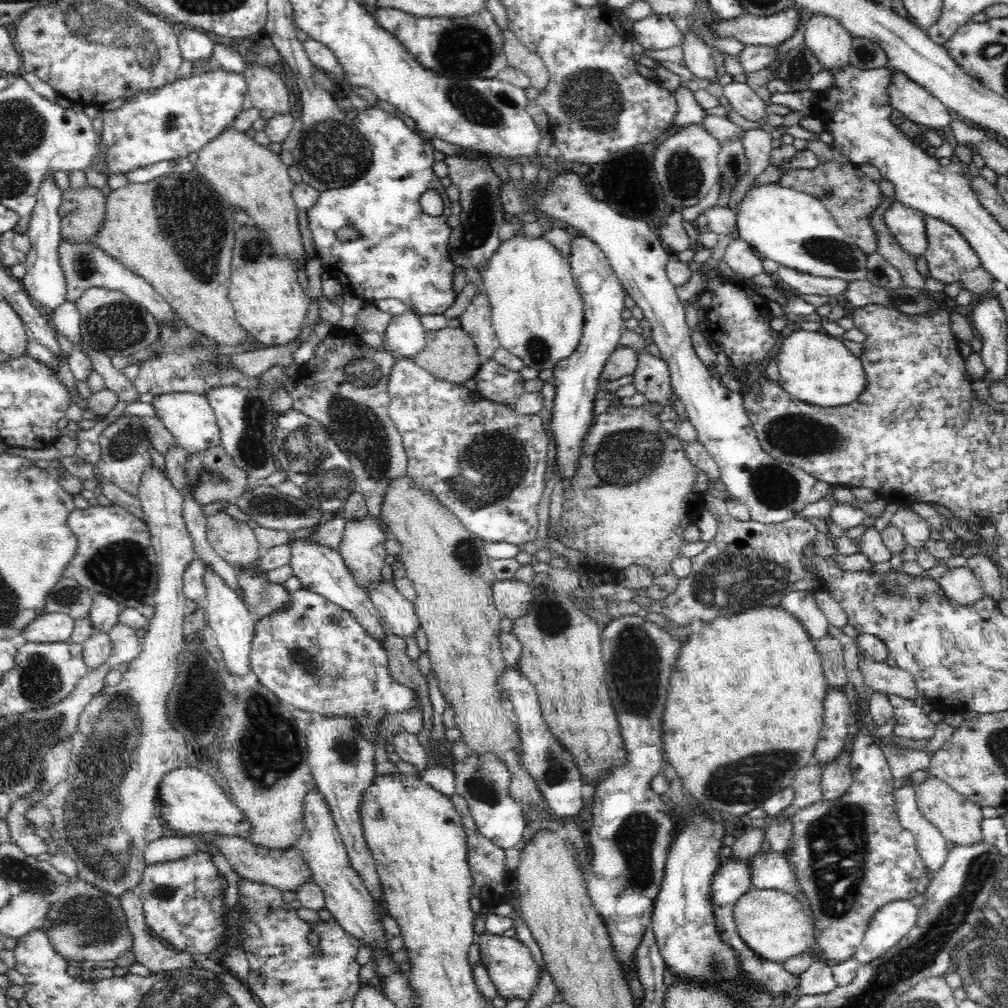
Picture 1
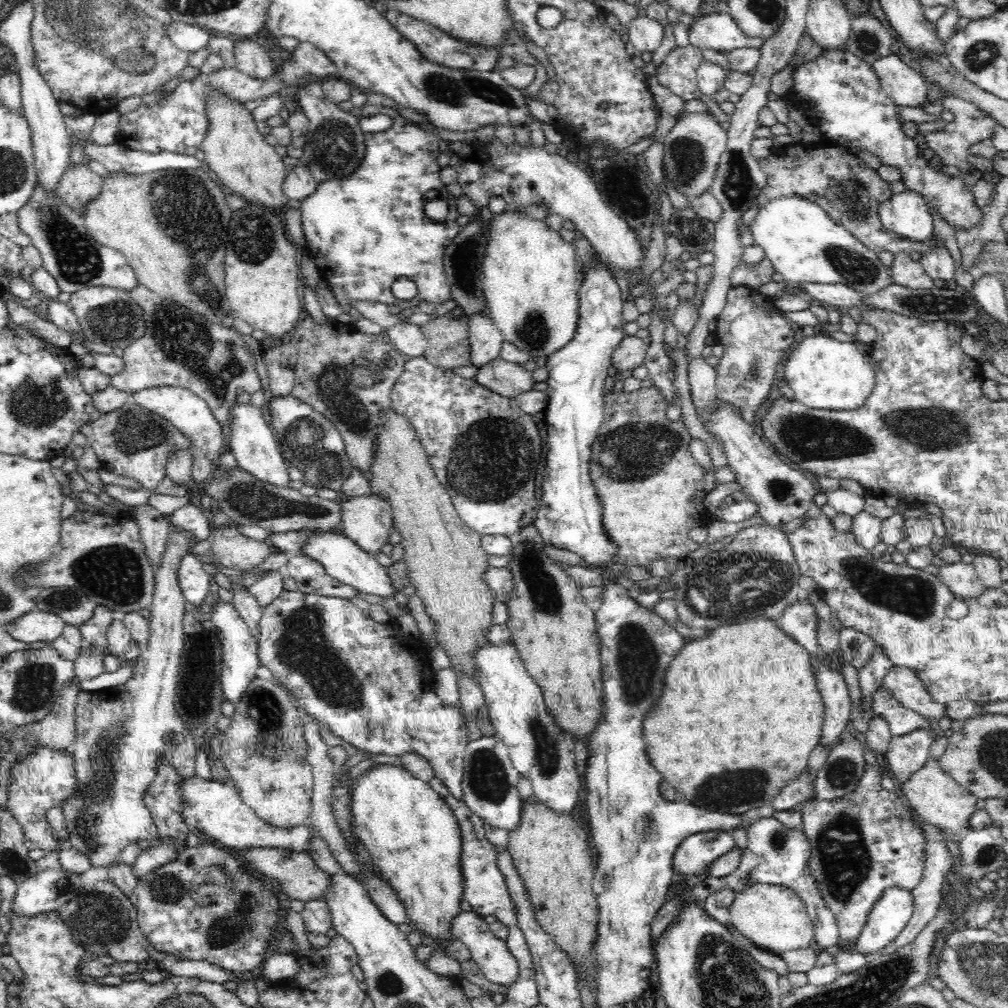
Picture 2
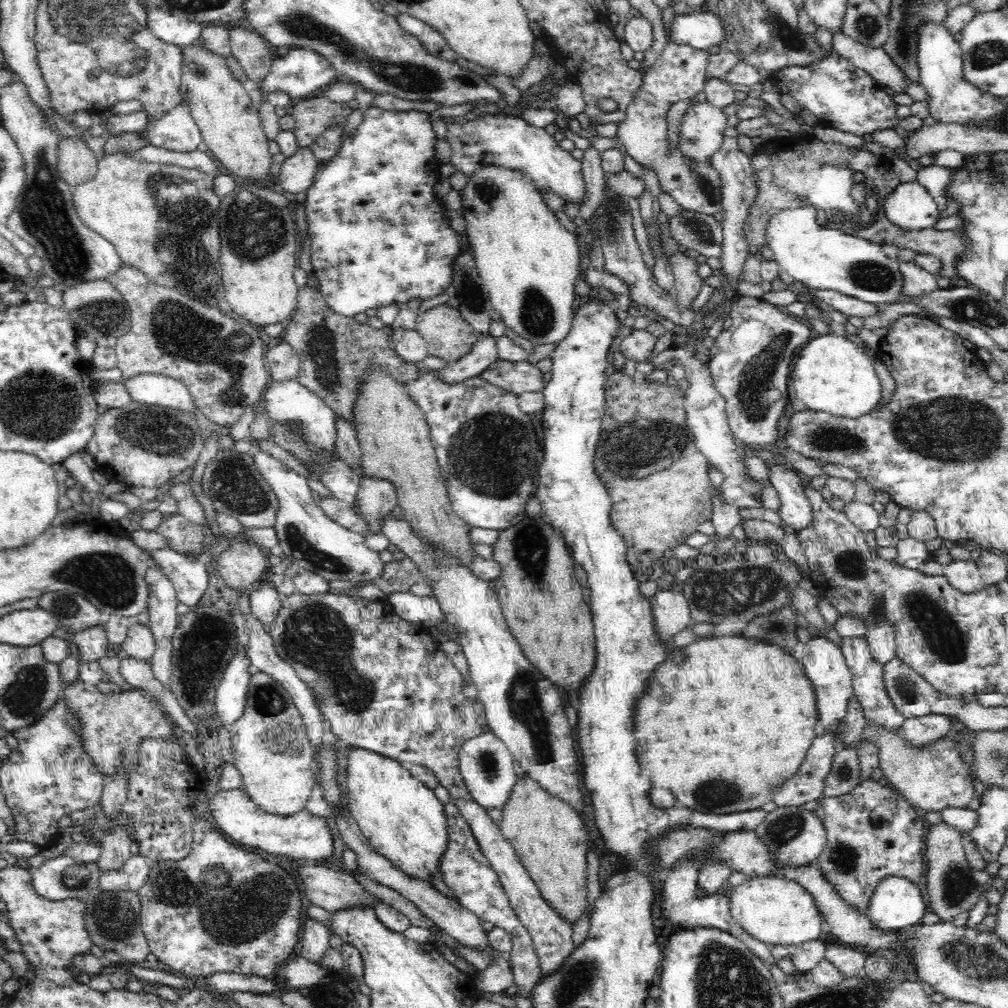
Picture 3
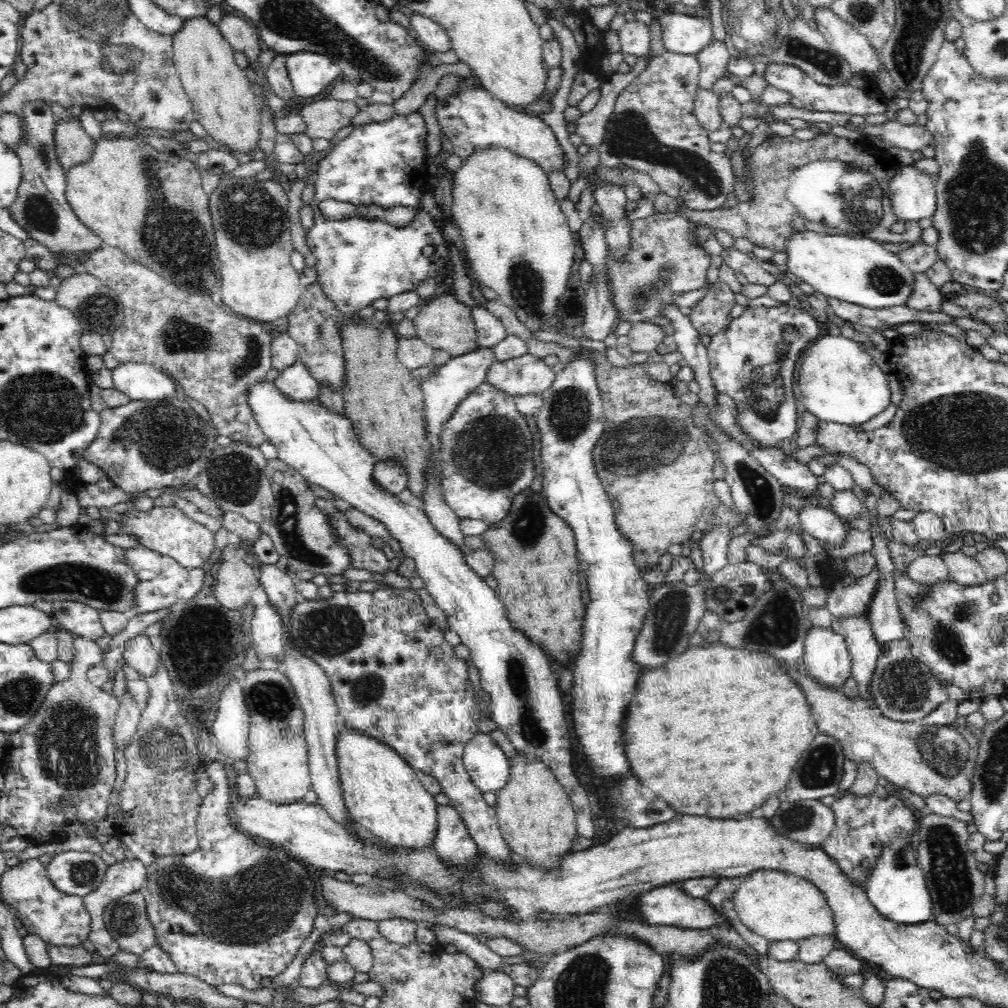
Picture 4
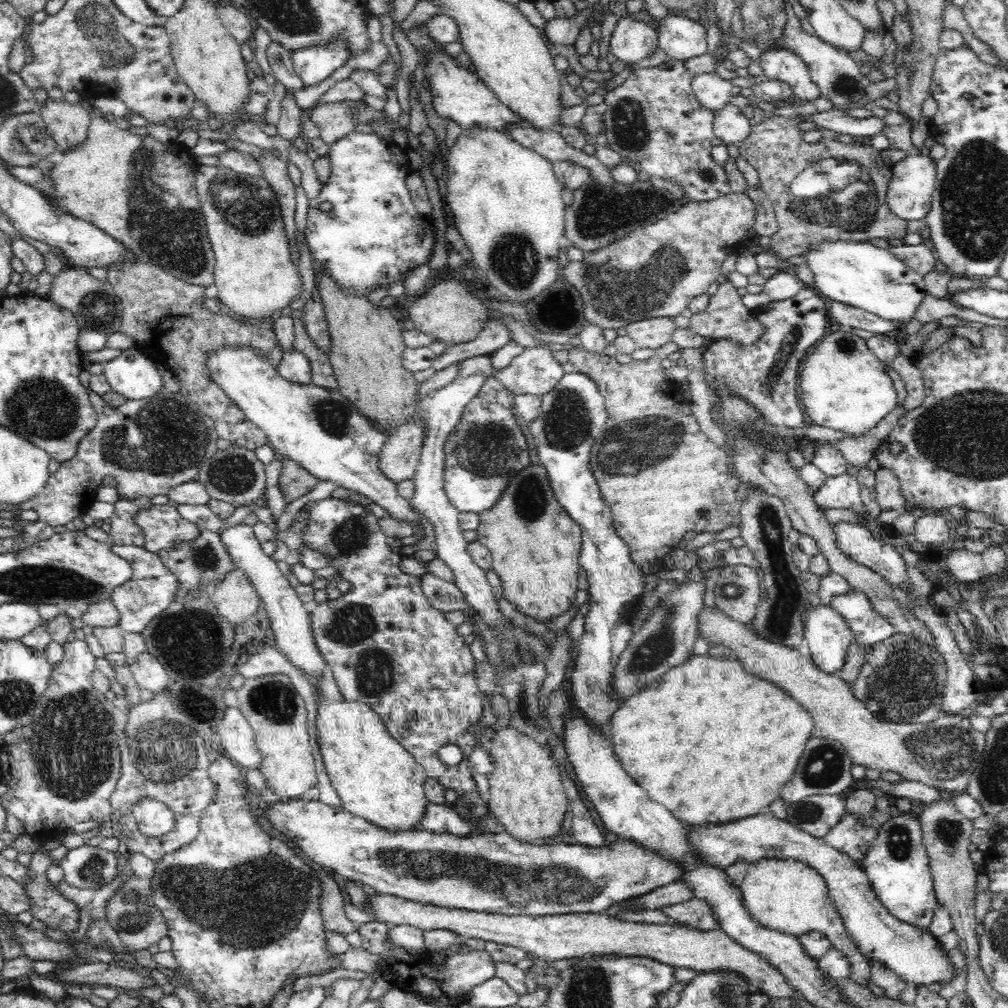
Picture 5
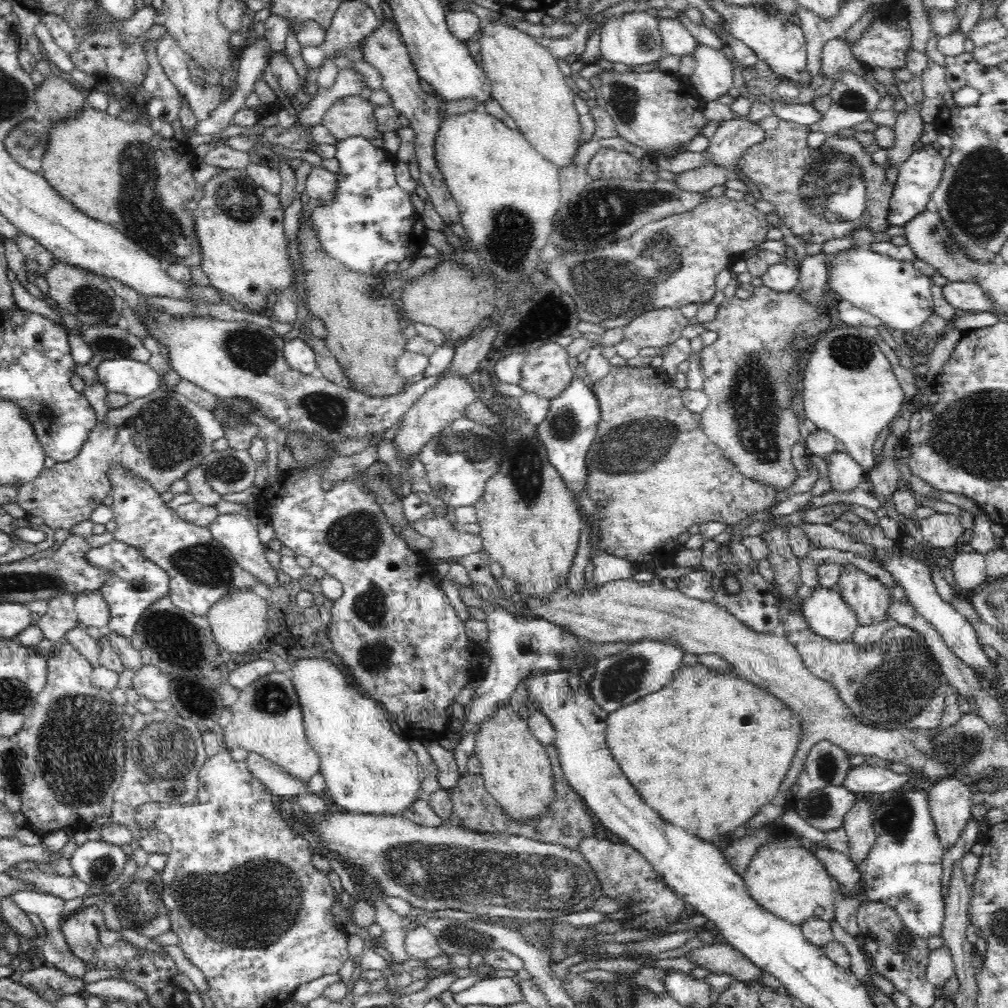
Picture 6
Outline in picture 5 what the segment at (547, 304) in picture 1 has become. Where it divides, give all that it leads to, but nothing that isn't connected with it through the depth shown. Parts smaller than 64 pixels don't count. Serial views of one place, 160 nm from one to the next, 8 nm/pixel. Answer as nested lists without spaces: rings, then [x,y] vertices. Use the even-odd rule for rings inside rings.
[[[470,129],[466,133],[460,133],[454,146],[449,148],[448,156],[446,156],[447,180],[446,180],[446,198],[448,206],[453,212],[455,219],[455,227],[459,230],[465,244],[470,248],[473,256],[473,262],[477,264],[480,270],[485,274],[486,281],[492,282],[504,296],[508,296],[508,300],[530,300],[537,297],[544,289],[552,285],[558,273],[560,273],[560,262],[558,262],[558,254],[560,254],[560,241],[565,236],[565,210],[566,203],[561,195],[562,185],[556,179],[553,163],[544,158],[538,152],[524,147],[516,142],[508,133],[498,131],[496,129]]]

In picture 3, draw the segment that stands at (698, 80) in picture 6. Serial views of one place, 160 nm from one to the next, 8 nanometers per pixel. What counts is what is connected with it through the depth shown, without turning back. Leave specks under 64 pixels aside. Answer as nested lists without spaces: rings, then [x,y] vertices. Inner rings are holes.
[[[707,100],[690,105],[682,118],[678,145],[687,161],[695,162],[695,165],[710,162],[722,148],[729,121],[722,109]]]

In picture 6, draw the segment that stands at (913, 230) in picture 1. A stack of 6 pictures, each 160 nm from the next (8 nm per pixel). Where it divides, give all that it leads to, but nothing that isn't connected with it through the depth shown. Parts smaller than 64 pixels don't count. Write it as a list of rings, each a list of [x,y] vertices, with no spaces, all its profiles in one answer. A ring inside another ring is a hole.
[[[935,141],[934,144],[925,144],[921,150],[914,152],[910,158],[899,166],[897,181],[893,186],[889,202],[887,216],[889,226],[904,226],[927,209],[932,191],[938,186],[942,178],[945,158],[946,153],[938,150],[938,144]]]

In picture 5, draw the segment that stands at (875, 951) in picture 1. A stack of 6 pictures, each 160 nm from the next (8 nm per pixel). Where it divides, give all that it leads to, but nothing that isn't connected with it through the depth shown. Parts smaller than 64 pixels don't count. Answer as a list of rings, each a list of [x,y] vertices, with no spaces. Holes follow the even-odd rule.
[[[911,812],[896,813],[878,830],[876,840],[860,866],[869,879],[875,897],[892,916],[912,926],[928,927],[934,918],[937,897],[920,819]]]

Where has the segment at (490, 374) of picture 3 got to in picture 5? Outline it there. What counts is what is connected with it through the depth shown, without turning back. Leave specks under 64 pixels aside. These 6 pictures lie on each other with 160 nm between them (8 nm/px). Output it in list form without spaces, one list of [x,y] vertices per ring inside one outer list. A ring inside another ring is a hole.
[[[548,346],[525,348],[507,368],[494,370],[493,376],[515,396],[547,394],[564,376],[562,364],[552,353]]]

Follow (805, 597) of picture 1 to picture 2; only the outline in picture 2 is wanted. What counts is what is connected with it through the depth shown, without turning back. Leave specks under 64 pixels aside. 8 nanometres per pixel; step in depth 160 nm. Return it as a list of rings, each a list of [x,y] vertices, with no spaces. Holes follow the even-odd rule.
[[[806,600],[796,601],[794,604],[786,606],[780,618],[782,631],[786,632],[786,635],[790,635],[812,656],[819,653],[817,618],[814,605]]]

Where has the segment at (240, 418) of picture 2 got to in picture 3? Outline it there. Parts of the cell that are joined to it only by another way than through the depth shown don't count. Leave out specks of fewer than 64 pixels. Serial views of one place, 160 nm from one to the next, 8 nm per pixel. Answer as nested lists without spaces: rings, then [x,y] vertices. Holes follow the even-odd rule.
[[[263,450],[256,451],[252,459],[262,473],[263,481],[281,502],[272,526],[279,542],[279,553],[286,554],[295,569],[319,574],[328,581],[348,580],[373,584],[373,580],[382,574],[385,563],[380,559],[380,553],[368,549],[365,537],[340,526],[326,515],[312,497],[313,491],[304,476],[289,470],[283,462]]]

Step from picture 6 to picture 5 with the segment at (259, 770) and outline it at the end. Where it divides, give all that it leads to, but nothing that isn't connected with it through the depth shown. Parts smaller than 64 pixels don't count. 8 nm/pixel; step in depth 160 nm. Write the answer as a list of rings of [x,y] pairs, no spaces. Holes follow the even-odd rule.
[[[238,707],[226,708],[216,732],[224,734],[224,746],[221,748],[224,756],[244,770],[258,770],[262,755],[257,749],[254,731]]]

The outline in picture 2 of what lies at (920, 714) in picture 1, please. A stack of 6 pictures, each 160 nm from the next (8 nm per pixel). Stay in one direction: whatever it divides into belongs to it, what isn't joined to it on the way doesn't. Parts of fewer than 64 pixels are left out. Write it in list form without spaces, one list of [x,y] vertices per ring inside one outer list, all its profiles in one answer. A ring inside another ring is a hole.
[[[880,685],[871,696],[871,714],[881,716],[888,724],[892,736],[904,736],[916,729],[930,729],[937,733],[938,719],[926,718],[916,714],[912,709],[906,709]]]

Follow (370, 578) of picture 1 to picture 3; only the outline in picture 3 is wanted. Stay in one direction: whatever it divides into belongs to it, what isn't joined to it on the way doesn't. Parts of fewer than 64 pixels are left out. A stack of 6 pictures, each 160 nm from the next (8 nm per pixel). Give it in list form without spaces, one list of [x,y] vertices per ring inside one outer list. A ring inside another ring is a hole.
[[[368,476],[361,478],[354,512],[366,521],[367,532],[365,537],[381,532],[381,522],[397,505],[397,501],[397,491],[387,480]]]

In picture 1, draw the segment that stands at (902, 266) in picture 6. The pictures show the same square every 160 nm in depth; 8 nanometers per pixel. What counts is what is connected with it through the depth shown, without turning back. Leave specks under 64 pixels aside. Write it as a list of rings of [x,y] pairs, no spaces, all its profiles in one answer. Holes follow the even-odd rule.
[[[753,183],[742,197],[739,209],[734,213],[739,236],[765,259],[812,276],[848,282],[868,278],[868,255],[838,226],[817,198],[777,183],[756,186]]]

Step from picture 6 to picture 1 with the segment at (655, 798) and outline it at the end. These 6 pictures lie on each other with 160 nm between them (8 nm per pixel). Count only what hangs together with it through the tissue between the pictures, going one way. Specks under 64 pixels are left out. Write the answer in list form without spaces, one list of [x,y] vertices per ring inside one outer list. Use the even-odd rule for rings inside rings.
[[[758,605],[754,608],[750,608],[748,610],[744,610],[740,612],[740,614],[732,614],[732,615],[718,615],[715,619],[703,622],[702,630],[700,630],[700,634],[691,634],[686,642],[686,644],[681,646],[680,654],[678,655],[676,664],[674,665],[671,677],[670,677],[670,694],[668,694],[668,702],[666,702],[666,710],[664,710],[664,716],[662,716],[662,740],[664,740],[664,752],[665,760],[670,762],[672,768],[676,771],[676,774],[680,777],[683,788],[687,790],[694,796],[695,800],[699,800],[699,802],[704,805],[706,808],[711,808],[712,810],[721,810],[722,812],[727,812],[728,814],[735,814],[736,816],[744,815],[746,816],[751,810],[754,808],[762,807],[763,802],[770,798],[776,792],[780,792],[783,788],[788,788],[791,786],[791,782],[798,772],[801,770],[803,766],[810,764],[813,761],[814,750],[816,748],[816,744],[818,739],[820,738],[820,731],[822,730],[823,718],[824,718],[824,709],[823,702],[826,696],[826,691],[828,688],[828,683],[826,682],[826,677],[824,676],[822,667],[821,667],[821,658],[815,649],[815,644],[813,640],[810,639],[810,635],[806,633],[806,629],[802,627],[802,623],[794,618],[794,615],[790,614],[789,611],[784,610],[780,606],[762,606]]]

